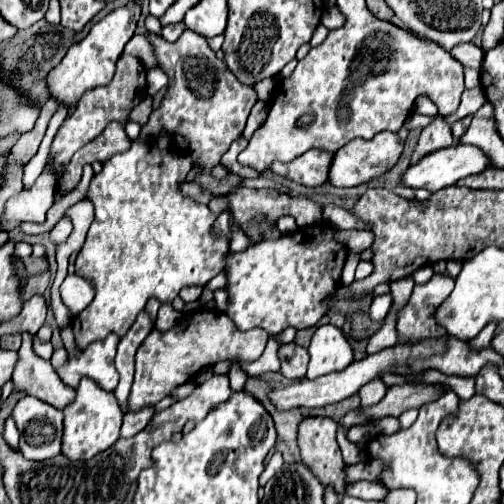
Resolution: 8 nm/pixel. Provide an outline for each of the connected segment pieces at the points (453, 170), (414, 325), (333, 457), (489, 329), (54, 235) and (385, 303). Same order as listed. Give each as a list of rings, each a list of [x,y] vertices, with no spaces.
[[[448,146],[410,164],[402,174],[402,184],[410,188],[428,188],[432,192],[456,184],[460,178],[488,168],[488,158],[474,146]]]
[[[434,274],[430,282],[416,284],[414,292],[398,316],[398,336],[400,338],[430,338],[440,336],[446,330],[436,324],[436,308],[450,296],[454,280],[450,276]]]
[[[324,416],[302,418],[298,426],[298,446],[304,464],[320,478],[322,484],[334,486],[336,494],[344,494],[344,460],[336,442],[338,422]]]
[[[490,322],[488,326],[484,326],[484,330],[480,330],[480,334],[476,338],[472,338],[472,342],[468,342],[468,346],[472,346],[472,350],[484,350],[484,346],[490,346],[490,342],[494,338],[494,328],[496,328],[496,322]]]
[[[62,216],[60,222],[50,230],[50,240],[52,240],[54,244],[62,244],[62,242],[68,240],[68,234],[70,234],[70,232],[72,232],[72,222],[70,222],[68,216]]]
[[[384,294],[384,296],[374,298],[374,302],[370,306],[370,318],[374,322],[382,322],[384,316],[388,314],[388,310],[390,310],[390,304],[392,304],[392,296],[390,294]]]

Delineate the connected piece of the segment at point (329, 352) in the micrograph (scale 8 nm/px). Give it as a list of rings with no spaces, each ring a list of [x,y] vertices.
[[[332,324],[318,326],[308,346],[310,364],[306,378],[318,378],[336,370],[344,370],[352,360],[352,347],[340,328]]]

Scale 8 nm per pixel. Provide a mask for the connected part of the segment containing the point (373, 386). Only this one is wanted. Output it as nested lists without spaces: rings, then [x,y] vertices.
[[[380,378],[364,384],[364,386],[360,388],[360,392],[358,392],[358,396],[360,396],[360,400],[362,400],[362,406],[366,408],[366,406],[372,406],[372,404],[380,402],[380,400],[384,398],[386,390],[388,390],[388,388],[386,388],[386,384],[384,384]]]

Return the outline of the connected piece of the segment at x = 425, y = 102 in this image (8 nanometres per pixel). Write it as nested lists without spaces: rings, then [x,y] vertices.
[[[420,96],[418,100],[416,100],[416,106],[414,106],[414,112],[418,112],[418,114],[426,114],[426,116],[436,116],[436,104],[430,100],[430,98],[426,98],[426,96]]]

